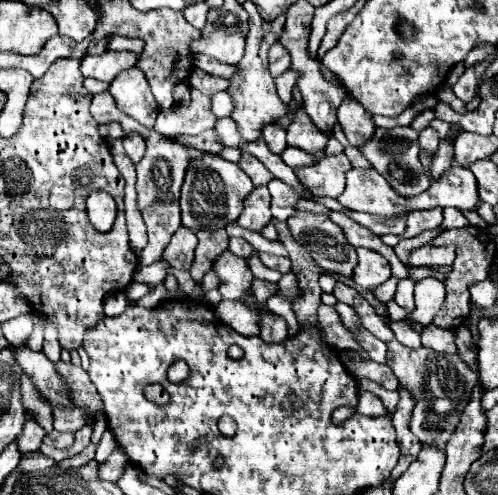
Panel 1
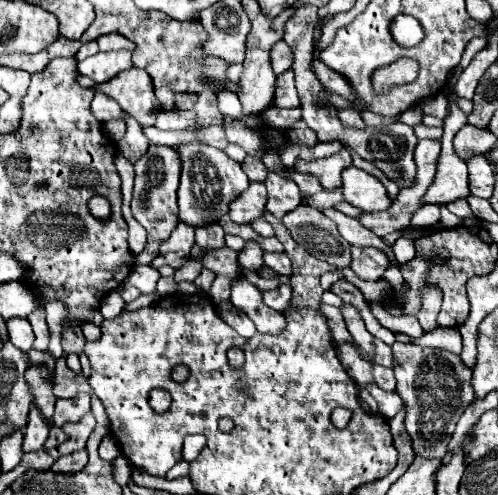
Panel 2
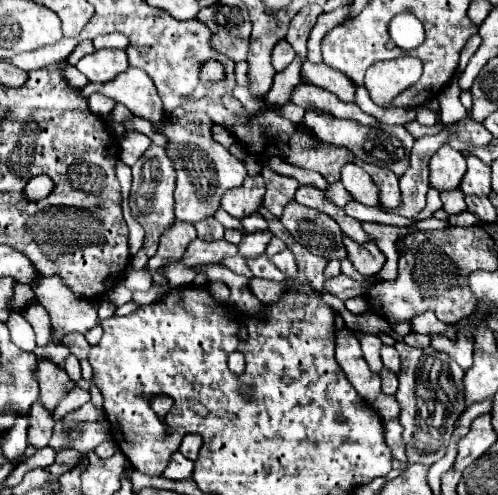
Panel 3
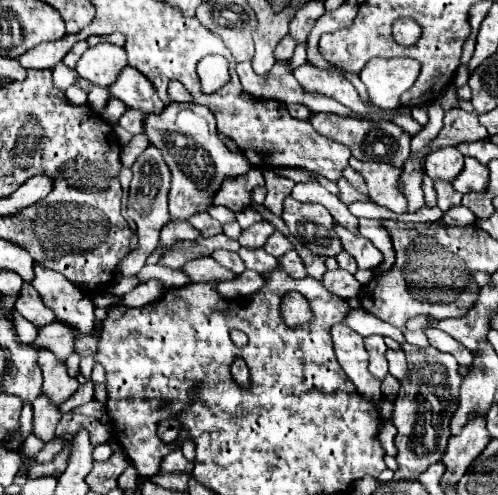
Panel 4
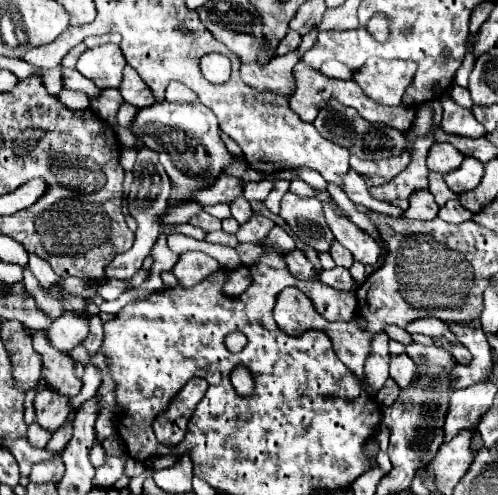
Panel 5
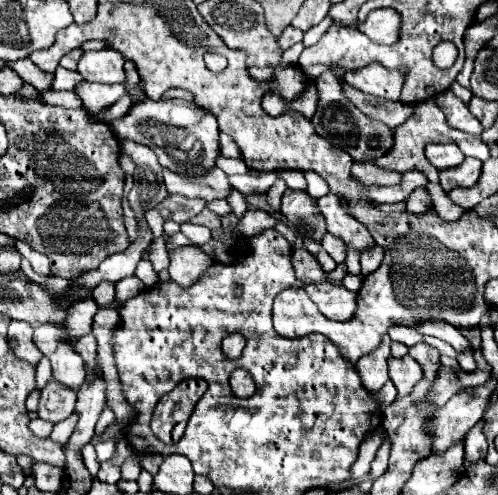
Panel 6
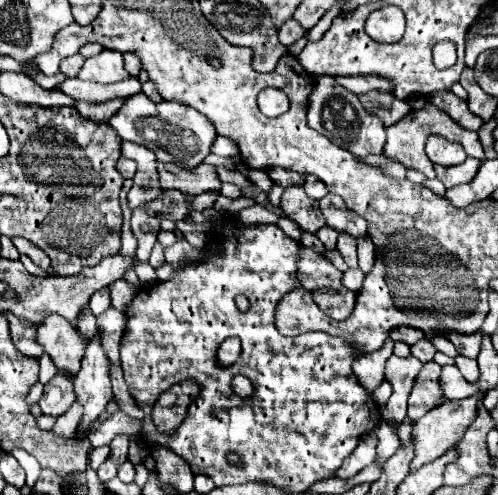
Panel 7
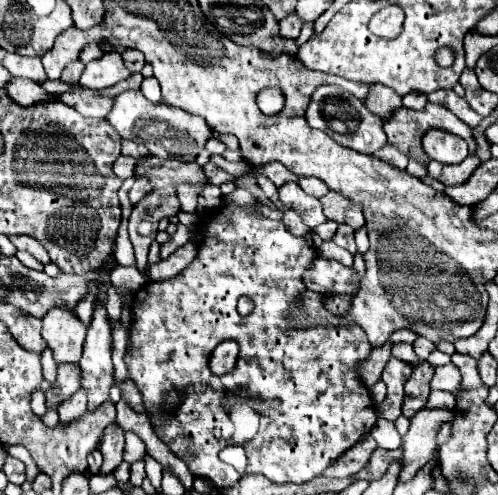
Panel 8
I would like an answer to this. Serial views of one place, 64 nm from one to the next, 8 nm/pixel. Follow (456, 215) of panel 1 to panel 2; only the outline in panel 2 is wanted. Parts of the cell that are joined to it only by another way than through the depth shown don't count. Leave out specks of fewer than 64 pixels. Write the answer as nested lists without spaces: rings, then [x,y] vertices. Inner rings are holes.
[[[442,206],[442,210],[440,210],[440,222],[442,222],[444,228],[454,228],[454,226],[460,226],[462,220],[458,216],[454,216],[452,212],[448,212],[446,206]]]

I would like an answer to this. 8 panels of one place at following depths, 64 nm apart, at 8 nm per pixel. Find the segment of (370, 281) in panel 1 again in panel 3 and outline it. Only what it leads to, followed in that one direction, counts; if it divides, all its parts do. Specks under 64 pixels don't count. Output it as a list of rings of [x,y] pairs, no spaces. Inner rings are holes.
[[[344,236],[344,246],[348,252],[348,258],[354,262],[354,268],[364,274],[364,276],[374,276],[380,272],[382,264],[384,264],[384,254],[378,250],[378,246],[374,242],[364,242],[358,244],[356,240]]]

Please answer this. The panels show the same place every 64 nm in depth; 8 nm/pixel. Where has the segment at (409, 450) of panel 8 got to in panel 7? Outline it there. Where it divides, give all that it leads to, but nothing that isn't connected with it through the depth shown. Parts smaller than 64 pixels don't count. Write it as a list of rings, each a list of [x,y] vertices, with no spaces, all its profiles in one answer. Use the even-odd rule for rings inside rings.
[[[482,394],[464,398],[464,400],[452,400],[452,402],[444,402],[432,410],[428,410],[420,420],[414,422],[412,428],[412,446],[414,446],[414,458],[410,462],[410,472],[416,472],[422,464],[432,462],[434,458],[442,456],[448,450],[448,444],[452,444],[452,440],[456,440],[456,436],[460,436],[460,432],[464,432],[464,428],[474,420],[476,416],[476,404],[480,400]]]

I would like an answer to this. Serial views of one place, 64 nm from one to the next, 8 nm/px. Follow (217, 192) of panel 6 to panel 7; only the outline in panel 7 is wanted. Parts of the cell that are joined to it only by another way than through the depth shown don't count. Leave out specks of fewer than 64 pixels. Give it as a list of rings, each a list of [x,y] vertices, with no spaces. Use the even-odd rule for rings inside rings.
[[[158,162],[158,178],[162,188],[176,188],[188,194],[220,190],[220,180],[214,166],[200,164],[196,168],[180,168],[176,164]]]

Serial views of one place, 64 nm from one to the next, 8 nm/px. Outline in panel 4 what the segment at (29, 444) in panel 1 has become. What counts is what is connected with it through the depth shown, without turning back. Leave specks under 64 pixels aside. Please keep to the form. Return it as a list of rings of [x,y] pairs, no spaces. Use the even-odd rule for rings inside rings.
[[[40,394],[32,402],[32,408],[34,408],[34,434],[40,436],[44,442],[52,440],[56,426],[62,418],[60,408],[56,404],[52,404],[52,400],[46,394]]]

